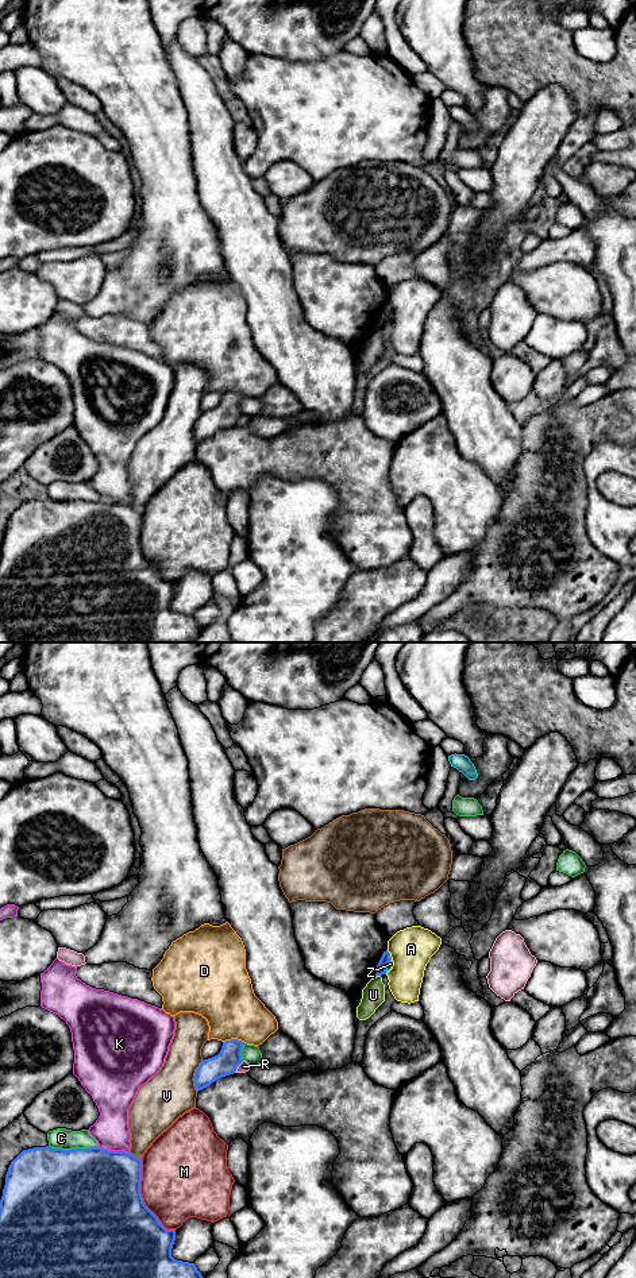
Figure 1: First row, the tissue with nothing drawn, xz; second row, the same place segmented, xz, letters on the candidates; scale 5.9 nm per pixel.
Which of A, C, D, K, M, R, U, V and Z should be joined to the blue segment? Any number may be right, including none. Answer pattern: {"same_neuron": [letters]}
{"same_neuron": []}

